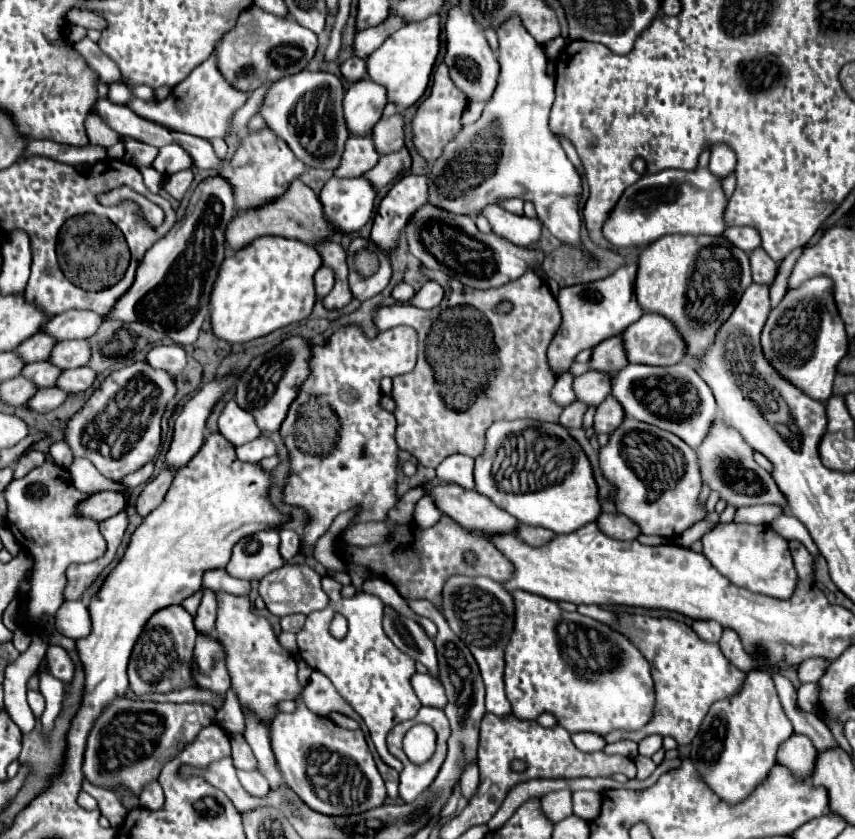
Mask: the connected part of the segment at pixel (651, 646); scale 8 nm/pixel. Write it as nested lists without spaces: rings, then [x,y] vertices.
[[[618,614],[618,632],[624,632],[646,656],[652,666],[652,680],[656,686],[656,706],[654,718],[650,724],[636,732],[614,730],[604,740],[608,744],[618,740],[640,742],[646,736],[660,734],[672,736],[680,746],[690,744],[698,734],[698,728],[714,700],[730,698],[742,690],[746,674],[734,668],[720,652],[718,644],[708,644],[700,640],[692,628],[670,618],[648,618],[648,616],[630,616]]]

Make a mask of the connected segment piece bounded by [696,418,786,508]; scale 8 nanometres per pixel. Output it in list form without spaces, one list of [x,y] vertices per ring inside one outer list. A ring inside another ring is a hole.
[[[716,418],[710,426],[710,436],[706,436],[706,440],[696,448],[696,456],[702,472],[702,482],[710,490],[718,492],[720,500],[724,500],[728,506],[740,508],[750,504],[780,504],[786,508],[786,500],[778,490],[772,474],[756,464],[754,448],[742,440],[742,434],[738,430],[722,424],[720,418]]]

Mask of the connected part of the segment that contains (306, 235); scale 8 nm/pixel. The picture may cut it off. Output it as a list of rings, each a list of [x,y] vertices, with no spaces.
[[[294,180],[288,190],[274,198],[272,202],[258,206],[258,208],[250,208],[250,210],[236,210],[230,226],[226,228],[226,246],[230,250],[240,250],[246,244],[250,244],[252,240],[260,238],[260,236],[284,236],[284,238],[296,238],[302,240],[306,244],[316,244],[320,240],[326,240],[334,234],[332,226],[326,222],[324,214],[322,214],[322,204],[318,200],[318,196],[314,194],[314,190],[310,186],[306,186],[302,180]]]

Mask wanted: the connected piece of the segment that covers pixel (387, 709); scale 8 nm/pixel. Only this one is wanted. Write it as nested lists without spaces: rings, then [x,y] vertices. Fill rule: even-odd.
[[[330,576],[322,578],[322,588],[330,596],[330,606],[324,610],[312,612],[306,618],[304,628],[296,634],[298,636],[298,652],[306,660],[306,664],[312,670],[318,670],[330,678],[330,682],[336,686],[338,694],[362,716],[370,730],[370,738],[380,754],[380,758],[402,772],[402,762],[394,758],[386,748],[386,734],[396,726],[398,722],[410,720],[420,710],[420,700],[410,684],[410,676],[414,670],[414,660],[410,656],[398,652],[398,648],[392,644],[392,640],[382,630],[382,616],[384,616],[384,604],[378,600],[378,596],[360,592],[352,598],[340,596],[340,584],[332,580]],[[334,612],[340,612],[348,620],[348,632],[342,640],[334,638],[330,634],[330,622]]]

